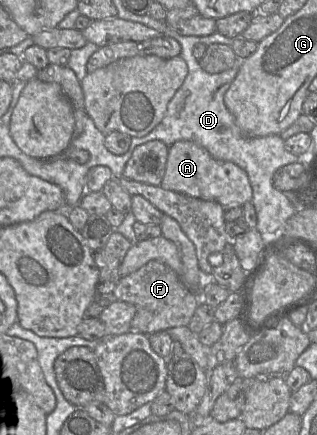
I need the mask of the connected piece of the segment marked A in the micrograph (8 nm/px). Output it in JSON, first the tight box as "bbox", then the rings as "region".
{"bbox":[160,141,253,208],"region":[[[177,141],[169,147],[165,174],[160,186],[165,190],[217,202],[224,208],[243,206],[252,201],[253,197],[249,178],[242,168],[233,162],[213,158],[204,147],[192,141]]]}

